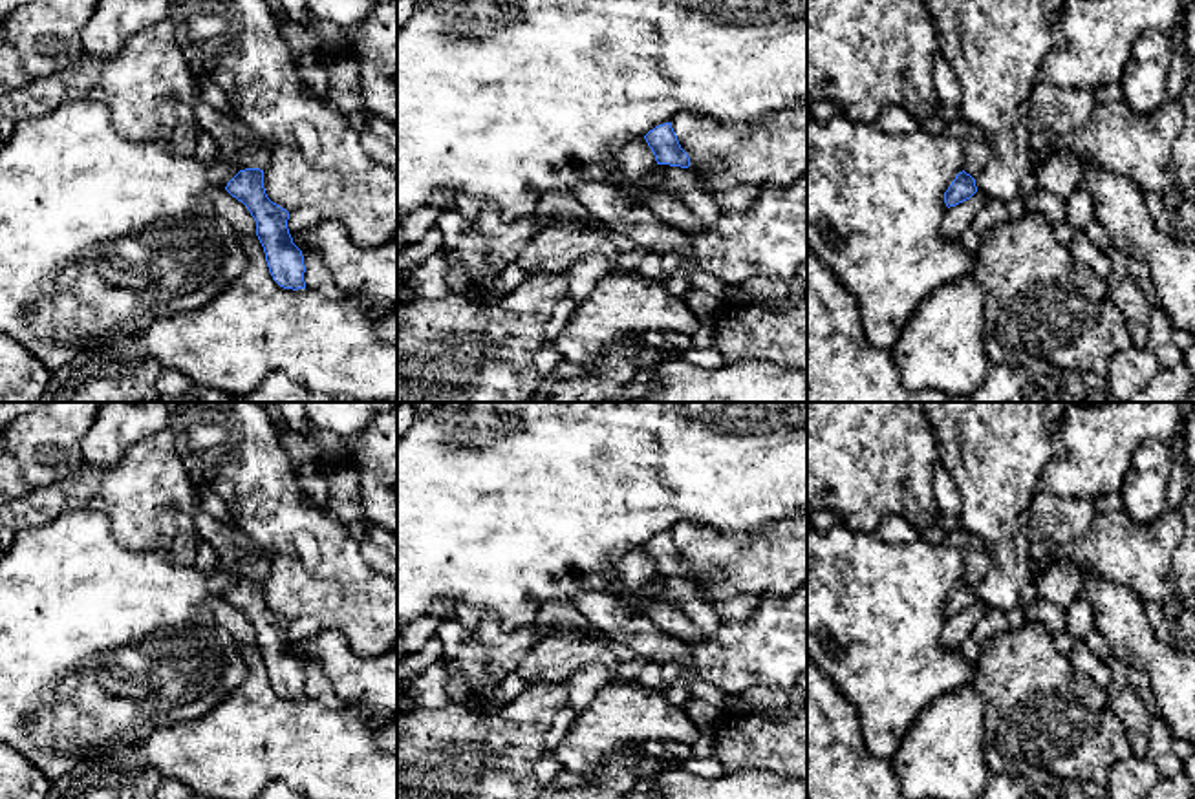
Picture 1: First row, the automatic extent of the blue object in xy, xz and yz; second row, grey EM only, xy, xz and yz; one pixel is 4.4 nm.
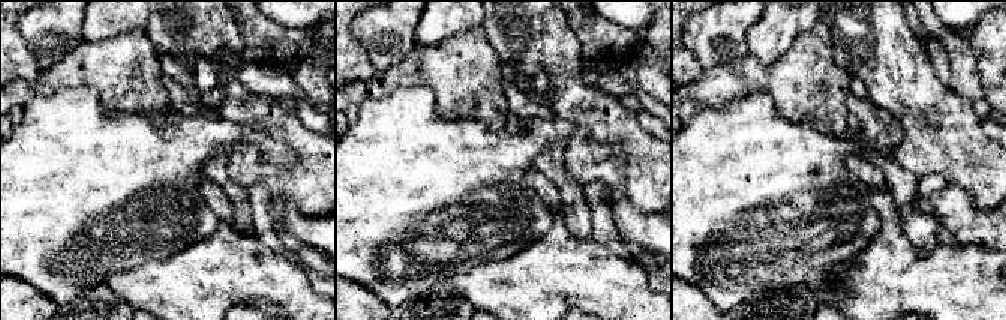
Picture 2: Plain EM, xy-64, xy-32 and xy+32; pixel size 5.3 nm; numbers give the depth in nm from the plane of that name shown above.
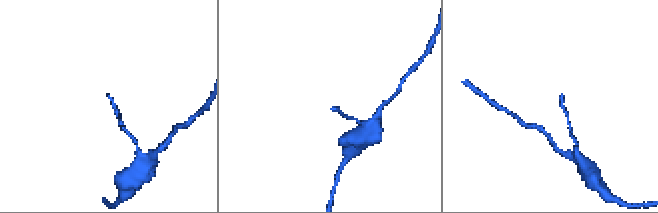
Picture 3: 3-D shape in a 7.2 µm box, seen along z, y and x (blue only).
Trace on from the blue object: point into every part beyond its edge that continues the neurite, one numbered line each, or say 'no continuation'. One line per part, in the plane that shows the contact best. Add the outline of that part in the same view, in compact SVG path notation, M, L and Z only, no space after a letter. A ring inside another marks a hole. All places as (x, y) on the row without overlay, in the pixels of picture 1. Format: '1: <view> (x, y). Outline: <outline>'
1: xy (258, 569). Outline: M260 559L243 569L242 580L245 578L260 578L265 580L271 570L271 561L269 559Z

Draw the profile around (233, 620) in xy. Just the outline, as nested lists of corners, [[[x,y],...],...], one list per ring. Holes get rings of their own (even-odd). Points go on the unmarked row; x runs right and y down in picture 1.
[[[216,598],[209,602],[209,609],[212,611],[216,622],[231,633],[231,636],[240,644],[254,644],[256,645],[256,631],[247,620],[247,616],[232,607],[225,598]]]

